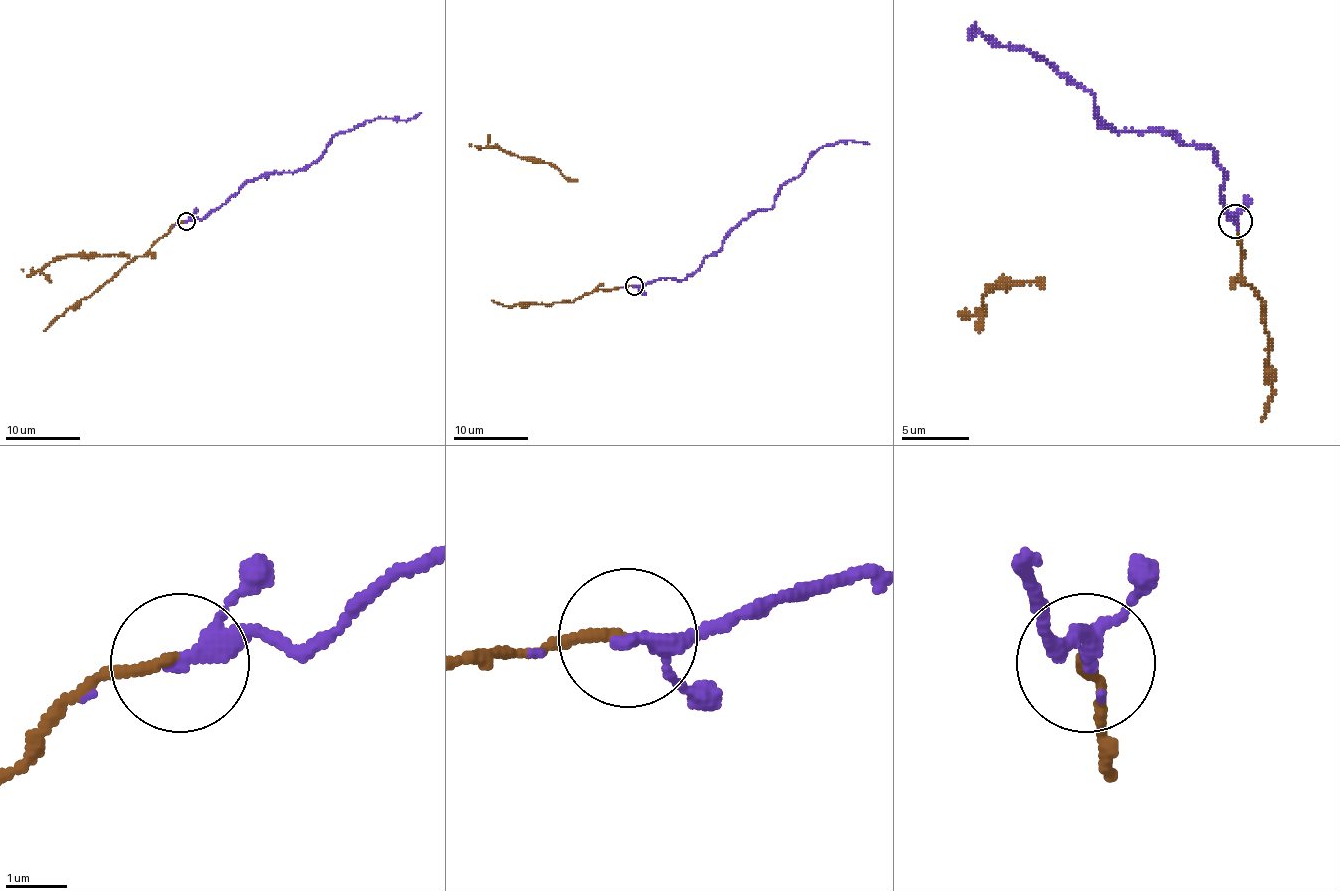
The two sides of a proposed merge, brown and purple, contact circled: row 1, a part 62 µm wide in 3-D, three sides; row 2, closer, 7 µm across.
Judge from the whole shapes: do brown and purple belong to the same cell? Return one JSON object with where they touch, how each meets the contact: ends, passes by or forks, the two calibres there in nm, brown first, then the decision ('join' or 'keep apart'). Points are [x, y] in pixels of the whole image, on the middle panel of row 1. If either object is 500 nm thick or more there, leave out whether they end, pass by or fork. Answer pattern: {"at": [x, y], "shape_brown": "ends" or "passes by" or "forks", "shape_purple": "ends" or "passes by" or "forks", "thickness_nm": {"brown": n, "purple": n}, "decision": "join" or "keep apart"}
{"at": [634, 286], "shape_brown": "ends", "shape_purple": "forks", "thickness_nm": {"brown": 170, "purple": 200}, "decision": "join"}

